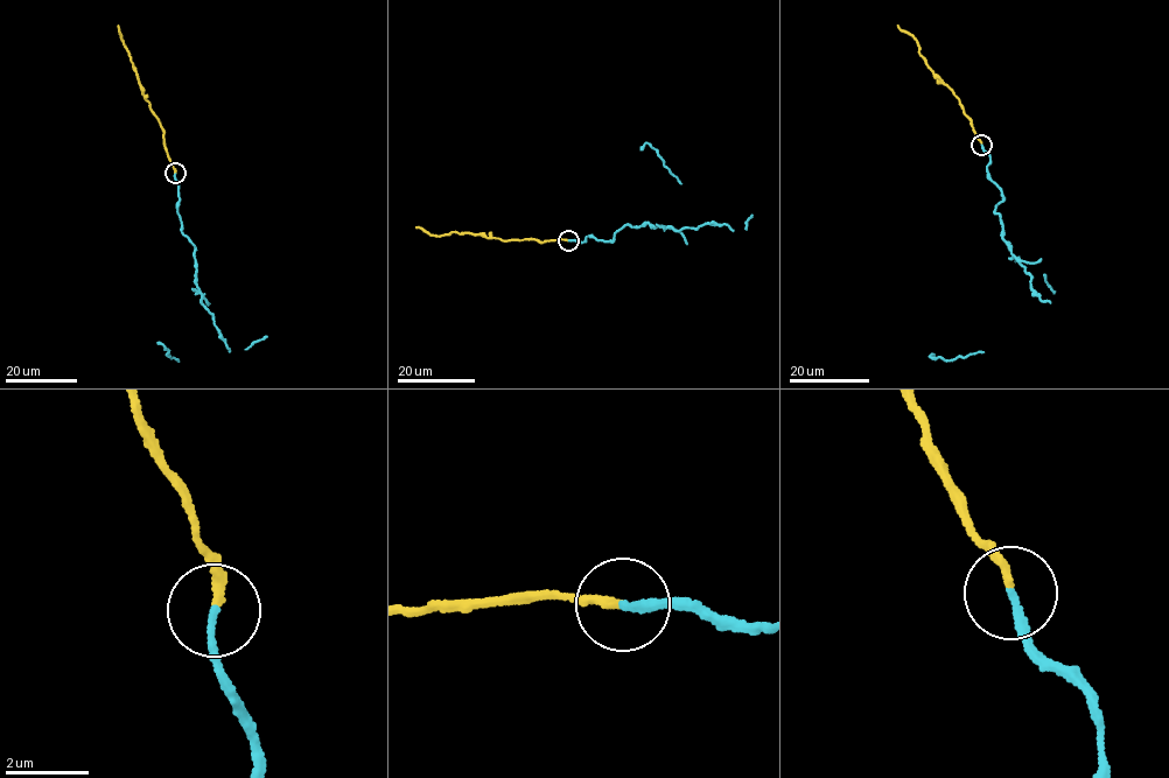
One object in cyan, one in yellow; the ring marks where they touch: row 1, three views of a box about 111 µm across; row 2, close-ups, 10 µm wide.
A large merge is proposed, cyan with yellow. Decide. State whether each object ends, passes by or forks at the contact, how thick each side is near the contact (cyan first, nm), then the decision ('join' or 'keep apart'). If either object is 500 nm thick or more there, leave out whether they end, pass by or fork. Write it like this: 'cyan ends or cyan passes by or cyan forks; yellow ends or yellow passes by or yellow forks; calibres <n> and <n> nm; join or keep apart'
cyan ends; yellow ends; calibres 170 and 220 nm; keep apart

